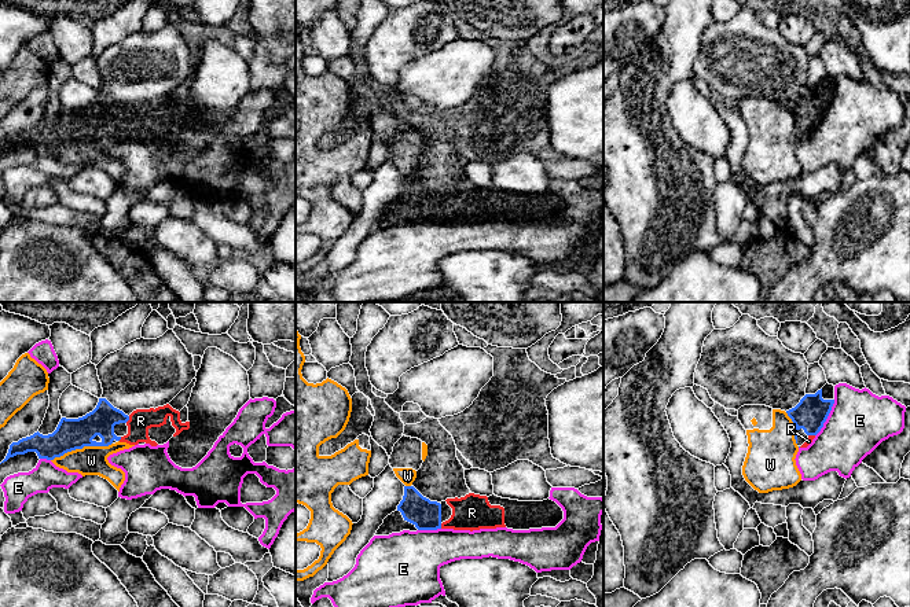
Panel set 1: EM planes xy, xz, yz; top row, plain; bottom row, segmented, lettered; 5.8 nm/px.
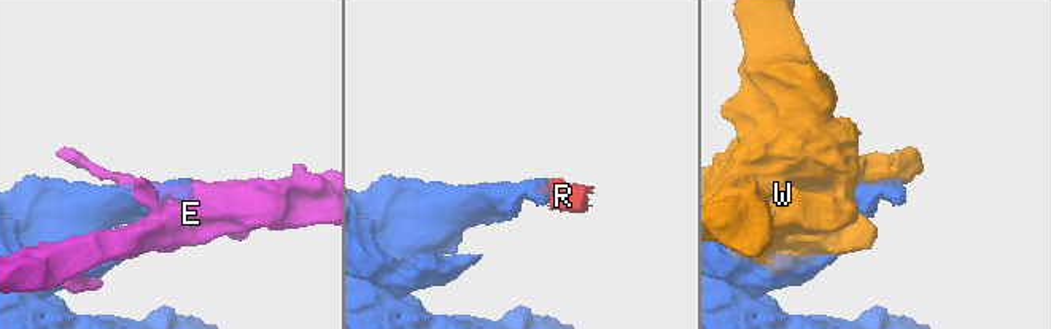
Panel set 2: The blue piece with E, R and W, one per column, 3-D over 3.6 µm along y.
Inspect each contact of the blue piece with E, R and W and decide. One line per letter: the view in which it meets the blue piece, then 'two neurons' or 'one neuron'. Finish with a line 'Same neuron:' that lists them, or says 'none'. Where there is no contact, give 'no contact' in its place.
E: yz | two neurons
R: xy | one neuron
W: xy | two neurons
Same neuron: R

